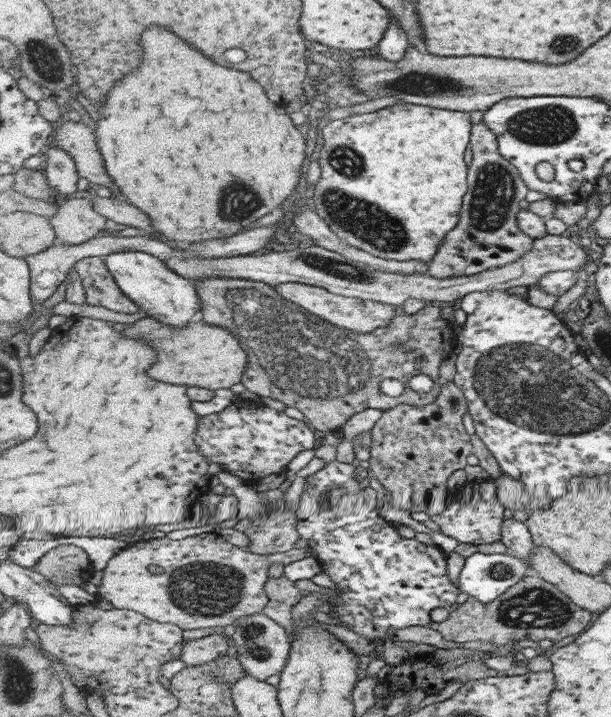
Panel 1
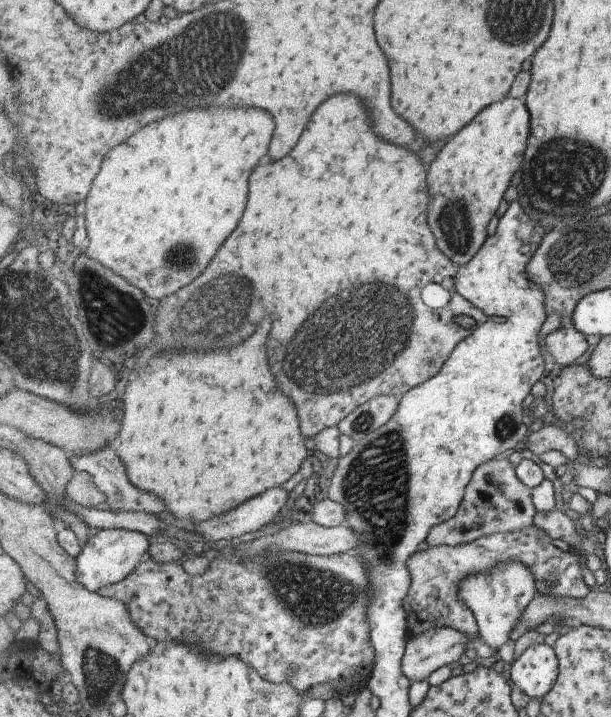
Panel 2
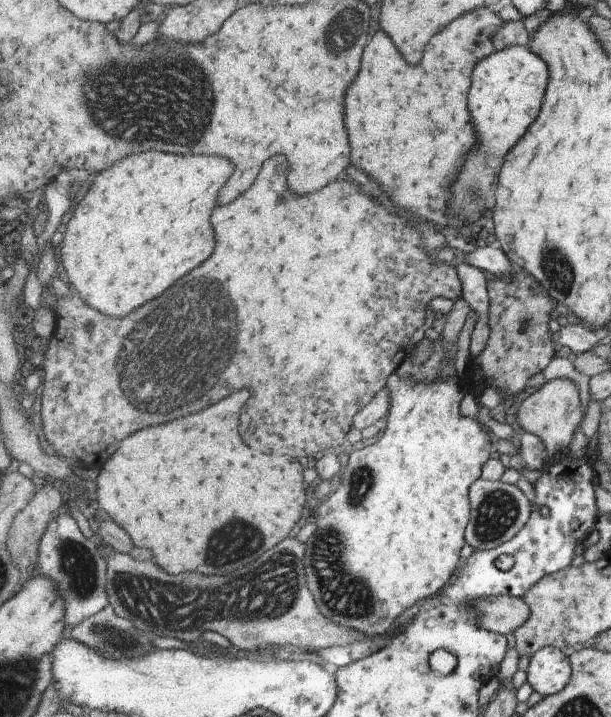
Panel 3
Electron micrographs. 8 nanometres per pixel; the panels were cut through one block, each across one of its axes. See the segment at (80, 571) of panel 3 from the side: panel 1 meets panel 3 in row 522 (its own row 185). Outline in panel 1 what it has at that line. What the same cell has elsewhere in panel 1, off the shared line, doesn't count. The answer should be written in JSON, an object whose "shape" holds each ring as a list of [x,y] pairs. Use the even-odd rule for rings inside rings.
{"shape":[[[52,146],[47,151],[45,173],[49,184],[59,193],[71,198],[71,194],[79,190],[77,182],[79,182],[80,174],[77,163],[66,150]]]}

